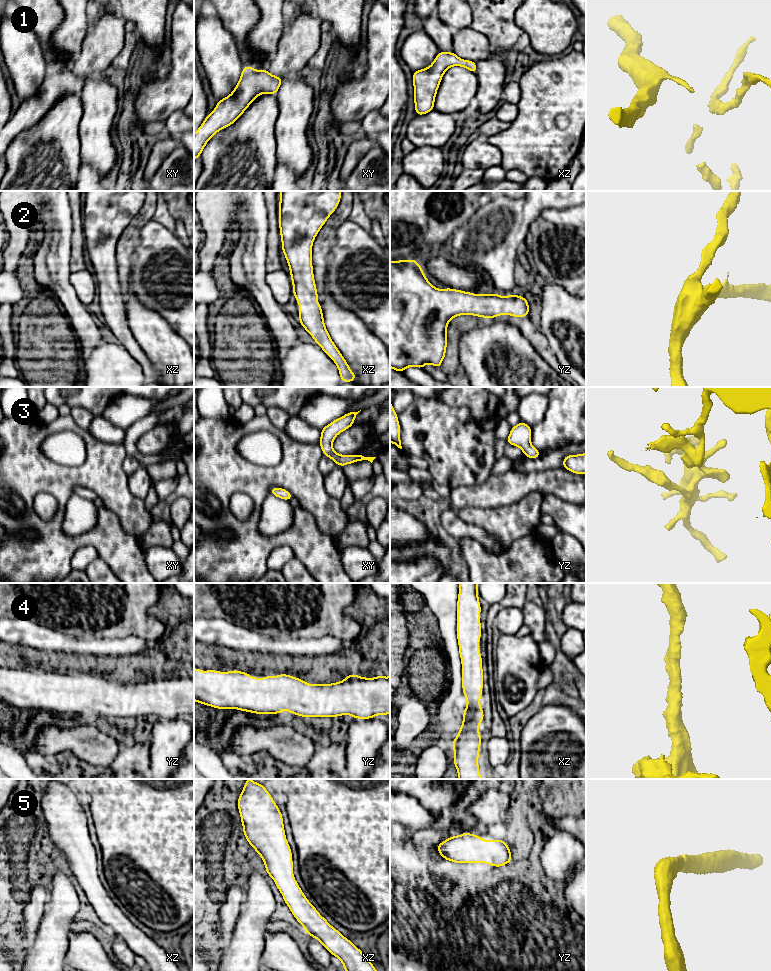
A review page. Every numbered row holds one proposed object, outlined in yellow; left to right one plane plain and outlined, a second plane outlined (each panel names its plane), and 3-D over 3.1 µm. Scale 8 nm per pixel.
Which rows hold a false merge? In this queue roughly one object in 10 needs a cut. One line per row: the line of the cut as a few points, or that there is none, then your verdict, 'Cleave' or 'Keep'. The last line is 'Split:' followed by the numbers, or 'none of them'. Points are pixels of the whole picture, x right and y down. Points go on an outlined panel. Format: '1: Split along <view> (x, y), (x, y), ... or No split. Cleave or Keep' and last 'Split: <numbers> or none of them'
1: No split. Keep
2: No split. Keep
3: No split. Keep
4: No split. Keep
5: No split. Keep
Split: none of them

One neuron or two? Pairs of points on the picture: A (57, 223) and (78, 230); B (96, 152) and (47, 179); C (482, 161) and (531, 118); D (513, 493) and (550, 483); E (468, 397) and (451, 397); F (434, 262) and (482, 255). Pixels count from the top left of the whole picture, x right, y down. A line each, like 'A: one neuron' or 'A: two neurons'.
A: two neurons
B: two neurons
C: two neurons
D: one neuron
E: one neuron
F: two neurons

